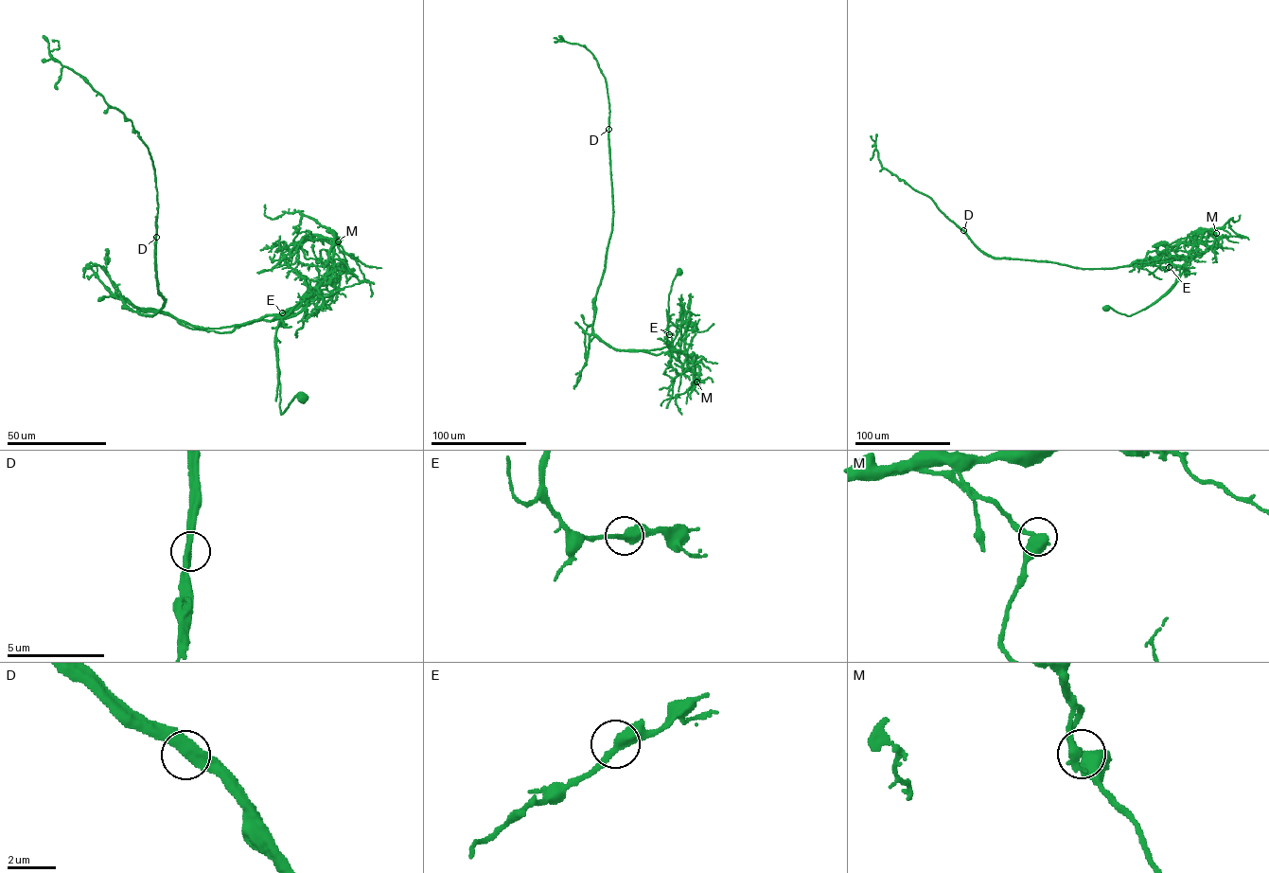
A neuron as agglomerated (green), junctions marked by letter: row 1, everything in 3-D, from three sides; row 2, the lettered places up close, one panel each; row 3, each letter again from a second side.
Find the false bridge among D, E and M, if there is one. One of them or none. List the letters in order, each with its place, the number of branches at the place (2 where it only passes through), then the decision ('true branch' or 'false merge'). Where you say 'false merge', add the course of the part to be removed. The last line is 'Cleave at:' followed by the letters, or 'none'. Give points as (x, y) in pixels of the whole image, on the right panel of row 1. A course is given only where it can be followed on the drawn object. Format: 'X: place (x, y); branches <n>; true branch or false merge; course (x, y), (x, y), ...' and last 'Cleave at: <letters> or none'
D: place (963, 230); branches 2; false merge; course (963, 231), (995, 258), (1082, 268), (1167, 260), (1185, 275), (1181, 268), (1206, 229), (1191, 232), (1171, 247)
E: place (1169, 267); branches 2; true branch
M: place (1216, 233); branches 2; true branch
Cleave at: D

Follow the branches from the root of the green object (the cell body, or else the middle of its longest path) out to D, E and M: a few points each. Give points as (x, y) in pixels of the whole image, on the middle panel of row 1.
D: (679, 272), (669, 295), (668, 351), (618, 350), (593, 333), (593, 298), (613, 219), (608, 129)
E: (679, 272), (669, 295), (665, 344), (683, 352), (680, 329), (673, 324), (665, 329), (669, 334)
M: (679, 272), (669, 295), (665, 344), (670, 349), (683, 352), (693, 364), (696, 382)

